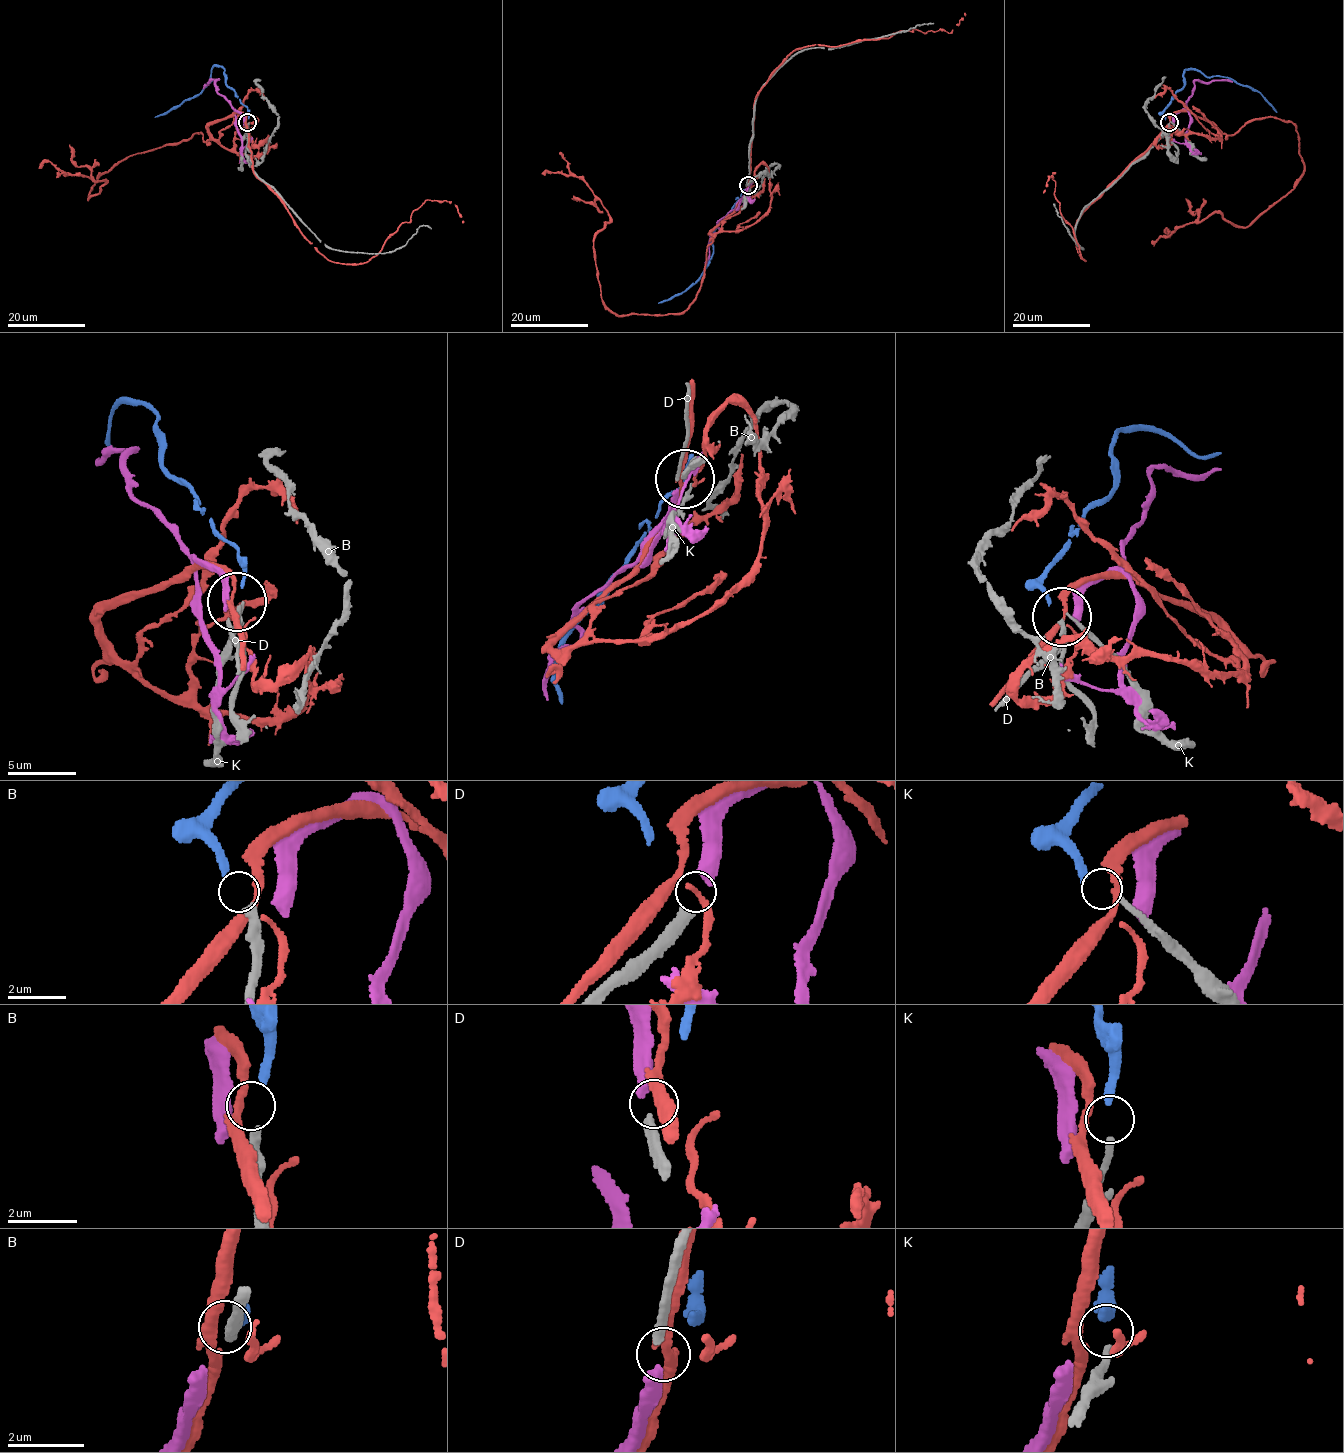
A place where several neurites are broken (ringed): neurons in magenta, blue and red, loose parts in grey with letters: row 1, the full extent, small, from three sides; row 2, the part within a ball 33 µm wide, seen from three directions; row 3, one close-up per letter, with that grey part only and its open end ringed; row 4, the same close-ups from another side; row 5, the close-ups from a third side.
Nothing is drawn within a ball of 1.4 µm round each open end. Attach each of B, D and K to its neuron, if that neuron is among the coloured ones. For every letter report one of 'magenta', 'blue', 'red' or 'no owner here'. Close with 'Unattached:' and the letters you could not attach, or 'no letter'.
B: blue
D: magenta
K: no owner here
Unattached: K

